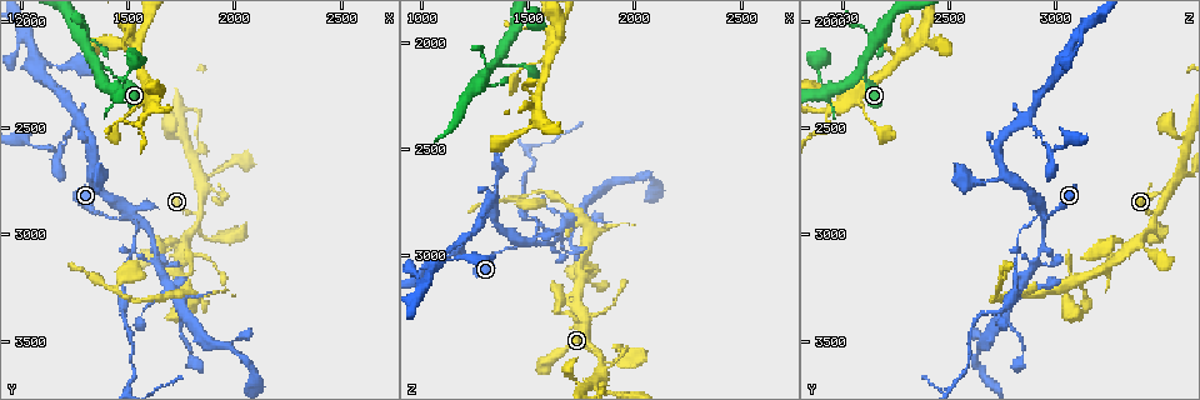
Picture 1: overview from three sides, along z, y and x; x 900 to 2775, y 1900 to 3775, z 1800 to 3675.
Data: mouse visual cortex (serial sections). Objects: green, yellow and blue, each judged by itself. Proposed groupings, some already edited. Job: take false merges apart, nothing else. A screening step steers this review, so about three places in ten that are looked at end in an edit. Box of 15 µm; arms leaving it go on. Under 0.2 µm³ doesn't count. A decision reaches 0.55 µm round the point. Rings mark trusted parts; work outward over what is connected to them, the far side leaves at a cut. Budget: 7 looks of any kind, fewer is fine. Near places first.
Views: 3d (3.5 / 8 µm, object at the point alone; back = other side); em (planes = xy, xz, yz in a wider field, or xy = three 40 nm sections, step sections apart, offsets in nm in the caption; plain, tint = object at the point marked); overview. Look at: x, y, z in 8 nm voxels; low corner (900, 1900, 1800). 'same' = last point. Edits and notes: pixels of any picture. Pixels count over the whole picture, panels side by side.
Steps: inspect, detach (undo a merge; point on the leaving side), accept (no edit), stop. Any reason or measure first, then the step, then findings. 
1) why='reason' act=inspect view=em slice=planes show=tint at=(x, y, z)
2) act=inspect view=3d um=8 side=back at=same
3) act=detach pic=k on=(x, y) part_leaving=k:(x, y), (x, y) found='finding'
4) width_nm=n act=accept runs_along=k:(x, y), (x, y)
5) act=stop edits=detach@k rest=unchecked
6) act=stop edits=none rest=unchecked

why='side arm on a straight run' act=inspect view=3d um=3.5 at=(1290, 2470, 2860)

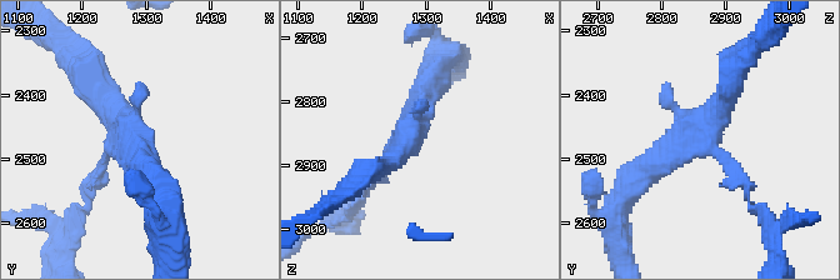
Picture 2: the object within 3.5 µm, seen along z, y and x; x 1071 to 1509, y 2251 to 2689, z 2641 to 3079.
why='need the tissue' act=inspect view=em slice=planes show=tint at=(1280, 2460, 2855)

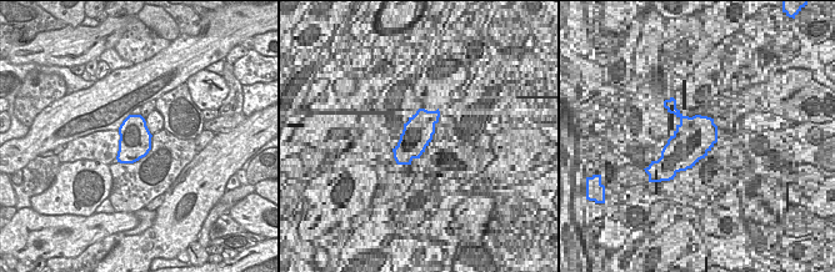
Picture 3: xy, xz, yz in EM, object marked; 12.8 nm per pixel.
act=accept found='all the same cell'

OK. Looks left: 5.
why='abrupt turn' act=inspect view=3d um=3.5 at=(1080, 2210, 3010)

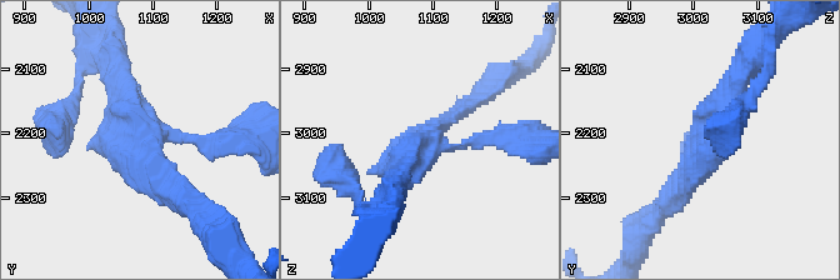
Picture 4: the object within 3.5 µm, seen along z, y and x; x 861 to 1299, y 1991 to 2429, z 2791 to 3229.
act=inspect view=em slice=xy step=5 show=tint at=(1080, 2210, 3020)

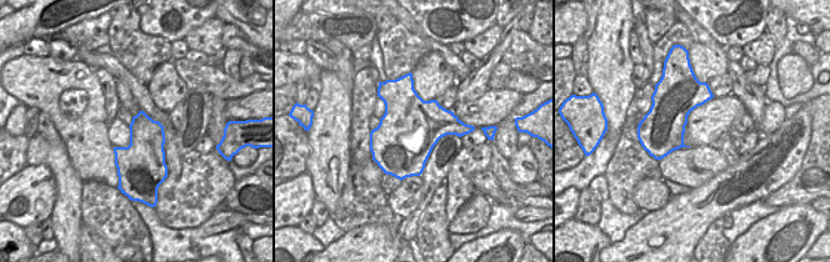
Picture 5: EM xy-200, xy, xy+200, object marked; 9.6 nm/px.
act=accept runs_along=4:(666, 204), (743, 74) found='one cell here'

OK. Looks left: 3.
why='sharp bend' act=inspect view=3d um=3.5 at=(1640, 3120, 2920)

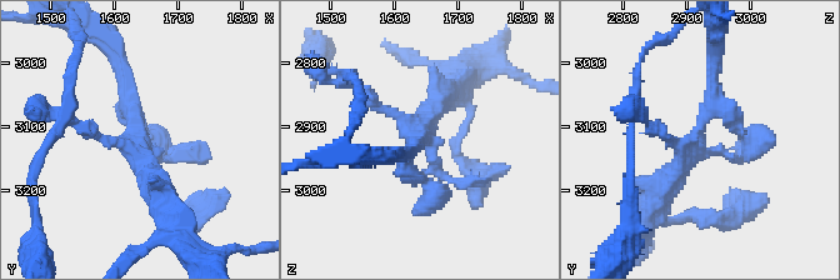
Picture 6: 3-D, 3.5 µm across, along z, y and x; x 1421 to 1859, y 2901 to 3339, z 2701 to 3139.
why='shape alone is not enough' act=inspect view=em slice=xy step=2 show=tint at=(1630, 3115, 2915)

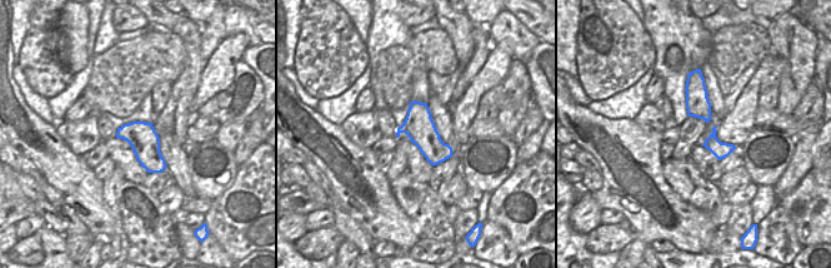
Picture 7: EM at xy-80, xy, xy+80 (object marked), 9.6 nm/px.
act=accept found='continuous, no second cell'

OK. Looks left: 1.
act=stop edits=none rest=unchecked

